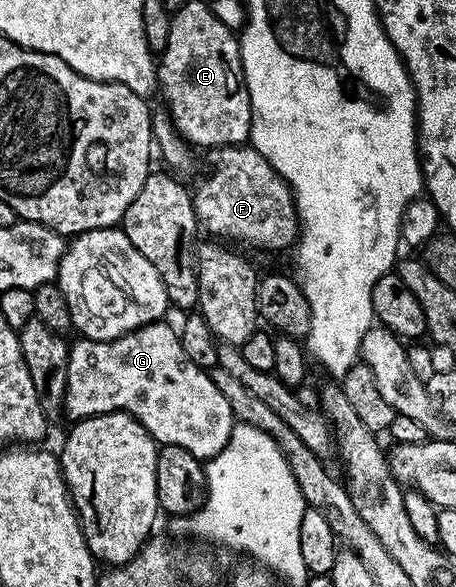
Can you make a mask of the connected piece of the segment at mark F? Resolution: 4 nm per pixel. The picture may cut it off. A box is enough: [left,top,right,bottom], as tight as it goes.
[194,145,299,250]

